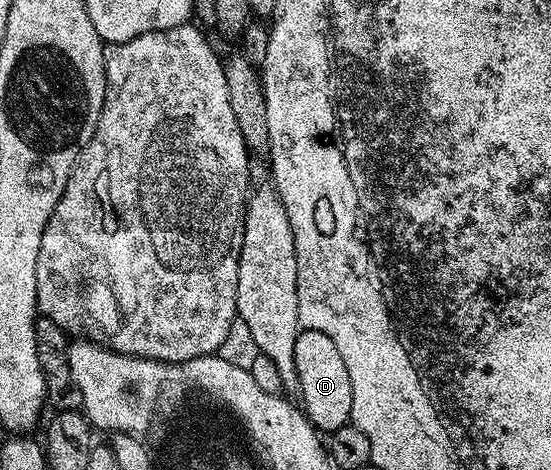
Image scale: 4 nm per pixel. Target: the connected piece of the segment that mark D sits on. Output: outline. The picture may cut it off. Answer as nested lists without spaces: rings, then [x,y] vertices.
[[[301,330],[294,344],[294,365],[297,367],[298,394],[300,393],[300,399],[304,402],[302,411],[313,428],[320,433],[331,433],[334,429],[349,426],[352,418],[350,373],[346,373],[346,364],[342,361],[342,353],[338,353],[334,341],[330,341],[330,337],[326,337],[326,333]]]

